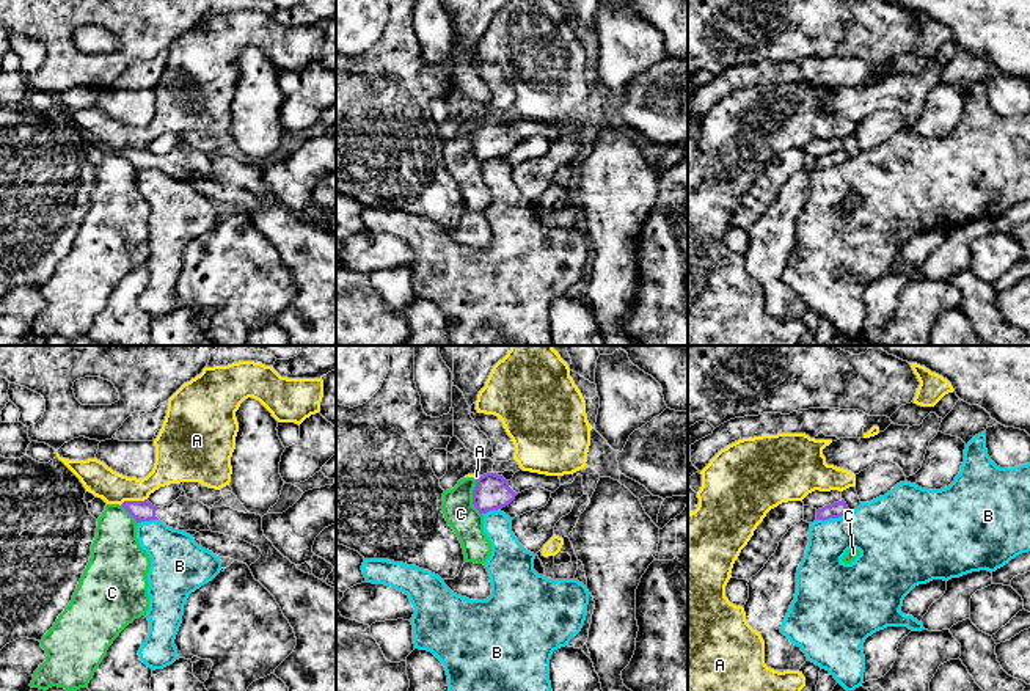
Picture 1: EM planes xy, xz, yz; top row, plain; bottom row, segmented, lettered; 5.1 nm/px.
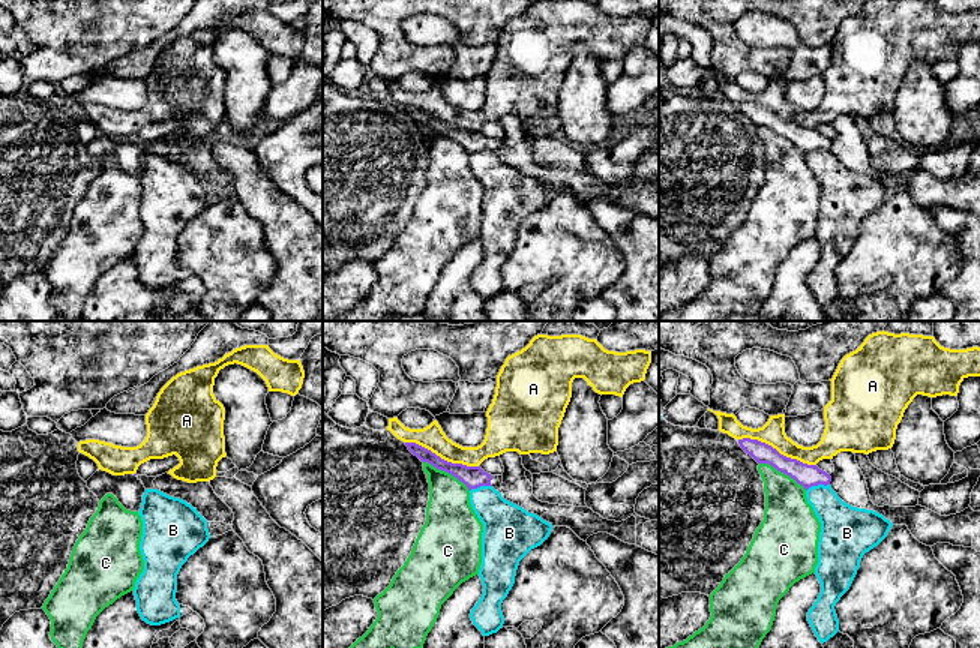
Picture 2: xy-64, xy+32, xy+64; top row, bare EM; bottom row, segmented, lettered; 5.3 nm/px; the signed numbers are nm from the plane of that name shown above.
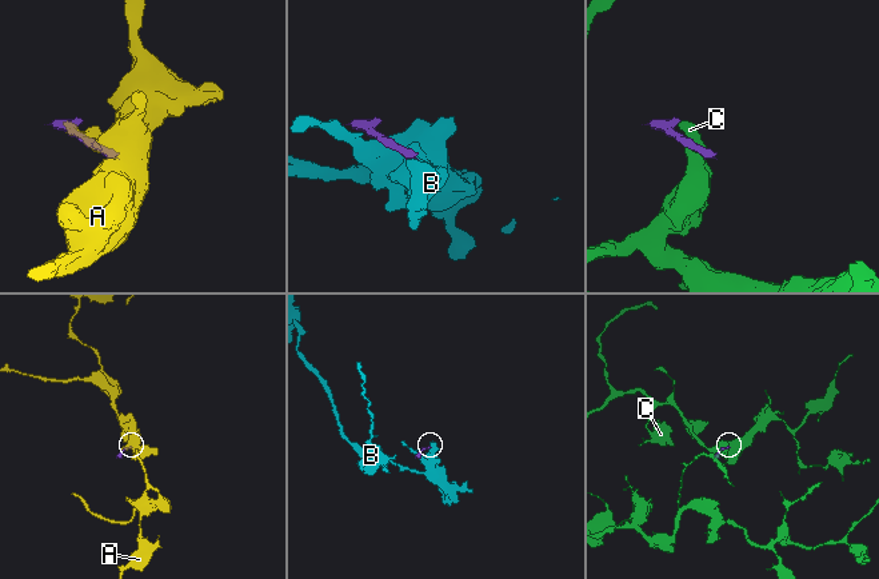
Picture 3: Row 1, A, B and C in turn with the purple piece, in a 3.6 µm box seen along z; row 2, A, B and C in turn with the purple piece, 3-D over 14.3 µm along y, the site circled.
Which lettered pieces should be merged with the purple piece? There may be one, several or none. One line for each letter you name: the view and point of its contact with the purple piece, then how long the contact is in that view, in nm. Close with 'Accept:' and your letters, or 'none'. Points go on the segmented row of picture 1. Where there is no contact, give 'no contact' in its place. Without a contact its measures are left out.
Accept: none

